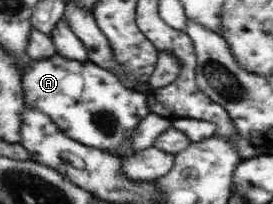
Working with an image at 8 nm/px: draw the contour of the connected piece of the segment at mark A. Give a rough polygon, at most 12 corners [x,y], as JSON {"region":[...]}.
{"region":[[29,60],[25,105],[116,152],[148,93],[92,61]]}

